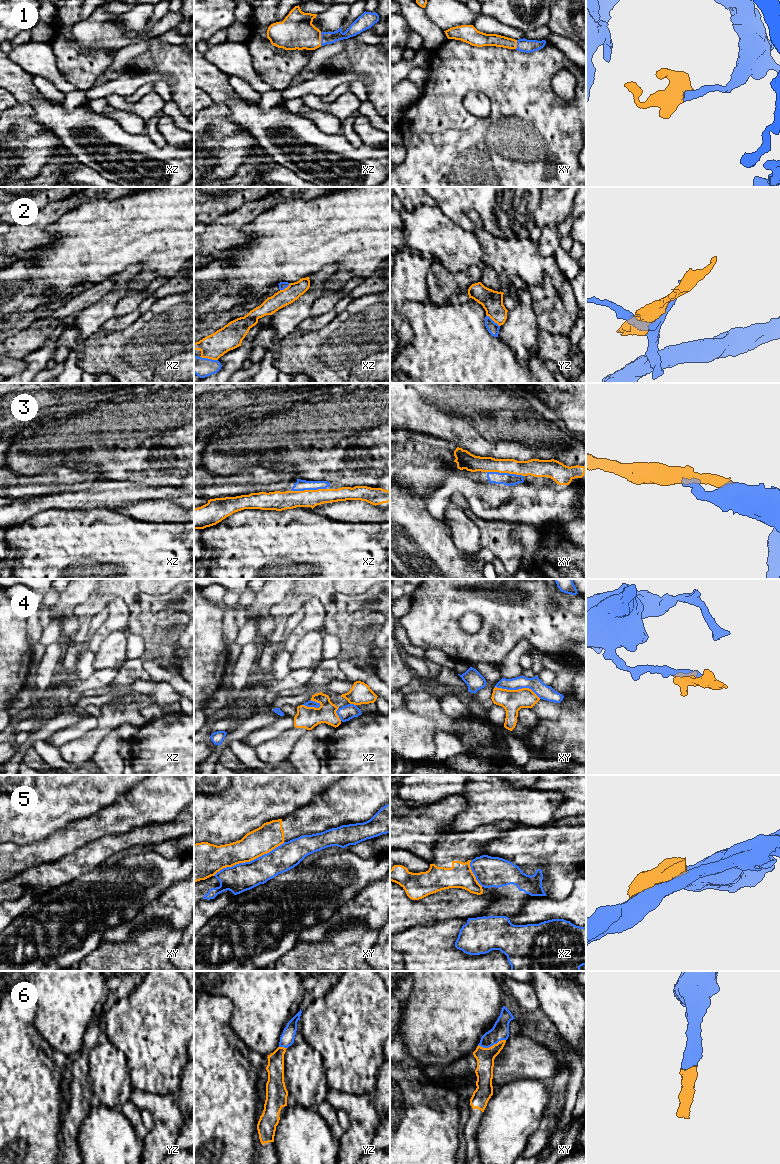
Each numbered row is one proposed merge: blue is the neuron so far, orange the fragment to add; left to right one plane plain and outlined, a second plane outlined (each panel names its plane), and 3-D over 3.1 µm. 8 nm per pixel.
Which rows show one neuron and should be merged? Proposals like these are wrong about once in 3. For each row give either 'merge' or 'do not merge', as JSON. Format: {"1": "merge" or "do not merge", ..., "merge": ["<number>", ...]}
{"1": "merge", "2": "do not merge", "3": "merge", "4": "do not merge", "5": "do not merge", "6": "merge", "merge": ["1", "3", "6"]}

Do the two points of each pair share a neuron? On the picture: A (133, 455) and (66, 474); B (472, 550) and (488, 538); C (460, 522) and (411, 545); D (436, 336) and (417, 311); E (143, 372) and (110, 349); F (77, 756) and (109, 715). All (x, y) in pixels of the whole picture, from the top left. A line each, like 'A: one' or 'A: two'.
A: two
B: two
C: two
D: one
E: one
F: one

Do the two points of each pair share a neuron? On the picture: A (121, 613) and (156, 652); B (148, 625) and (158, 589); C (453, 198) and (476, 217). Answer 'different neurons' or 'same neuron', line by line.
A: different neurons
B: different neurons
C: same neuron

